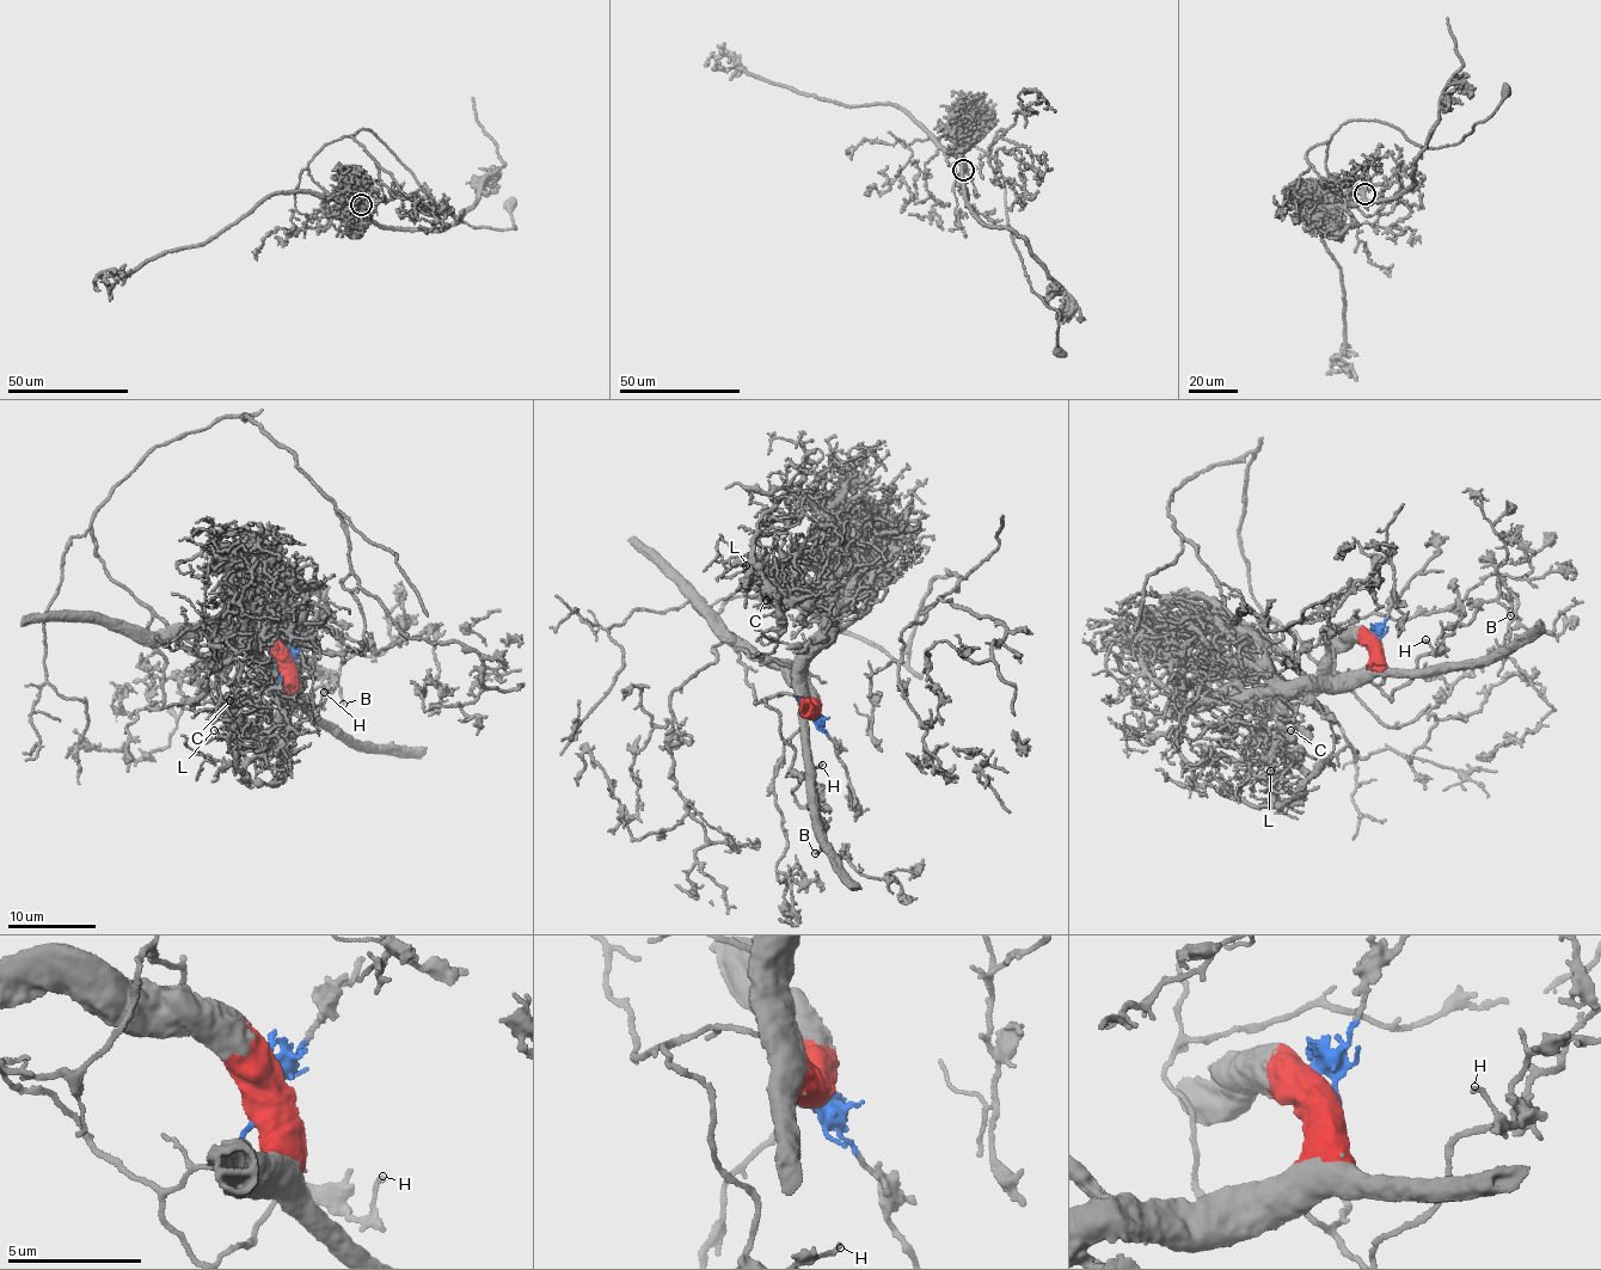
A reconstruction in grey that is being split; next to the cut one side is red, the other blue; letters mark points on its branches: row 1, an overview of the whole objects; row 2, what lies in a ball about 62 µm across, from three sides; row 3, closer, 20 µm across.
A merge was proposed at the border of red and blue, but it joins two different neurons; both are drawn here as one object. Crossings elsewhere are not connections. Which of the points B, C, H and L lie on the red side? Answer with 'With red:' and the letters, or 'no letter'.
With red: C, L

